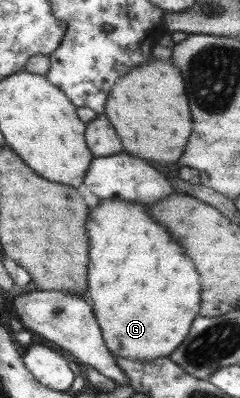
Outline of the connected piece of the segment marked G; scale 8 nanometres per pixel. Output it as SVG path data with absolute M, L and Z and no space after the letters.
M111 198L108 200L98 200L98 203L88 210L86 217L86 234L88 237L88 264L87 264L87 287L85 290L86 298L91 303L92 313L99 325L101 338L108 348L108 351L114 357L122 357L129 361L153 361L158 357L168 358L170 353L180 345L180 342L190 329L192 319L199 313L201 286L199 276L194 271L194 265L188 257L184 257L182 249L172 241L172 237L168 237L168 233L164 233L164 229L160 229L160 225L152 223L152 217L146 211L148 206L140 205L140 203L128 203L128 201L120 201L119 198Z

